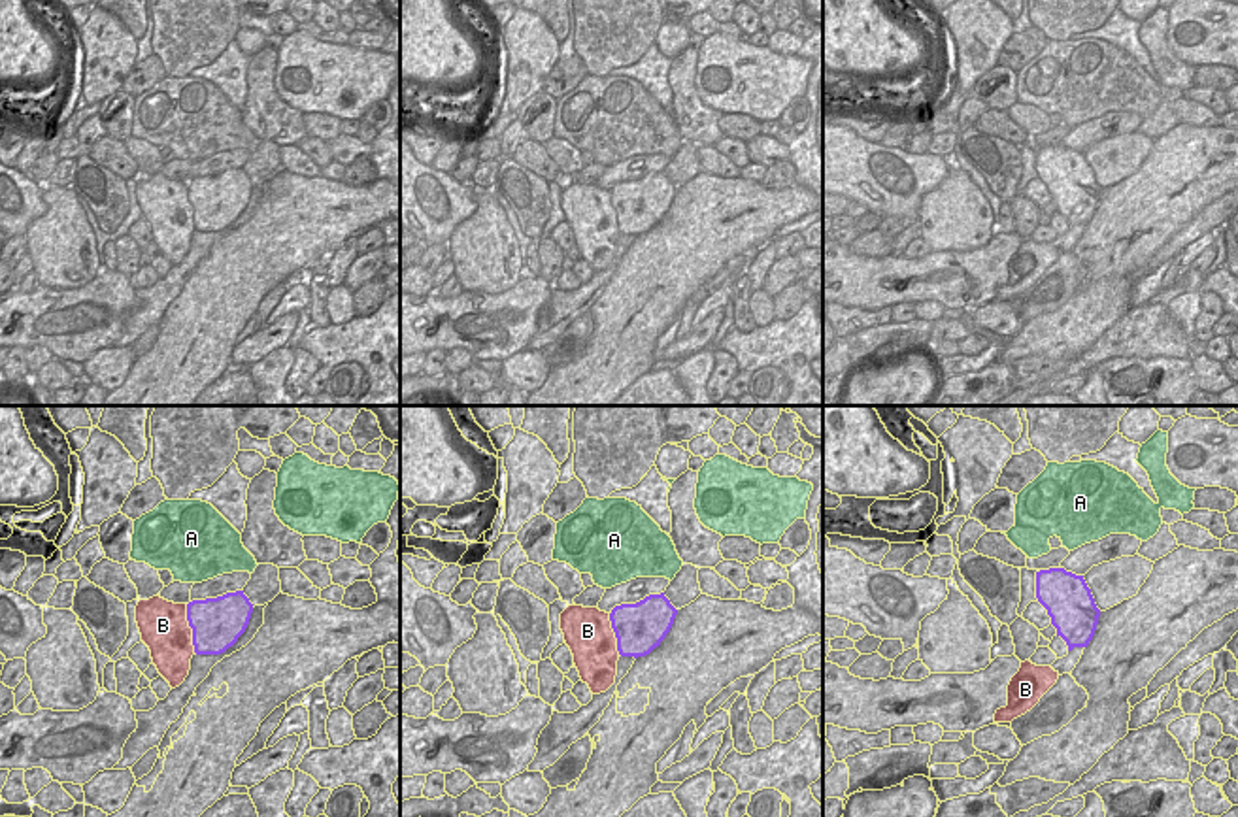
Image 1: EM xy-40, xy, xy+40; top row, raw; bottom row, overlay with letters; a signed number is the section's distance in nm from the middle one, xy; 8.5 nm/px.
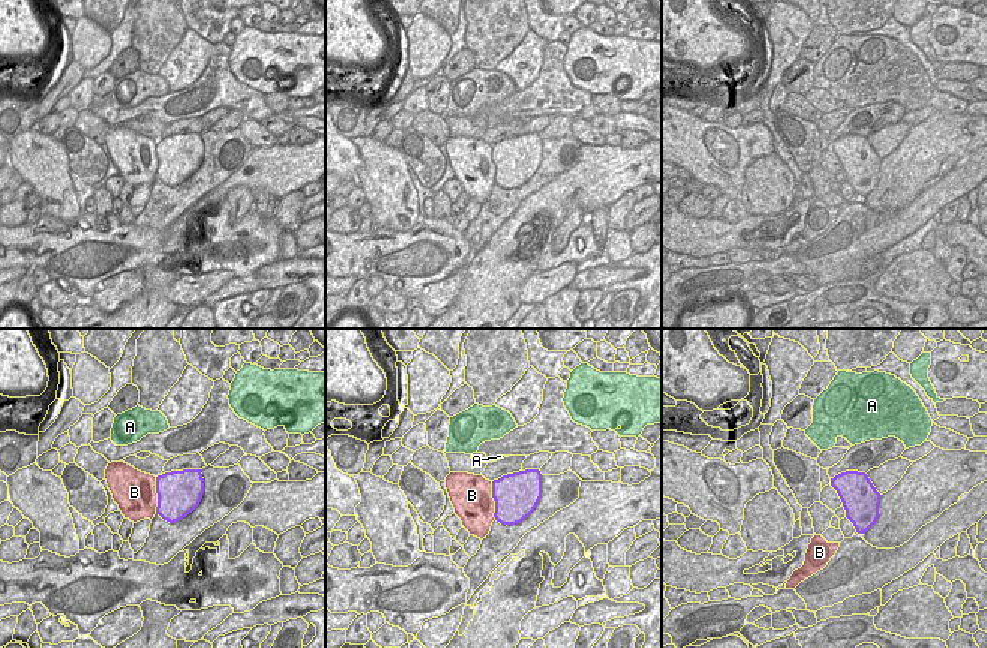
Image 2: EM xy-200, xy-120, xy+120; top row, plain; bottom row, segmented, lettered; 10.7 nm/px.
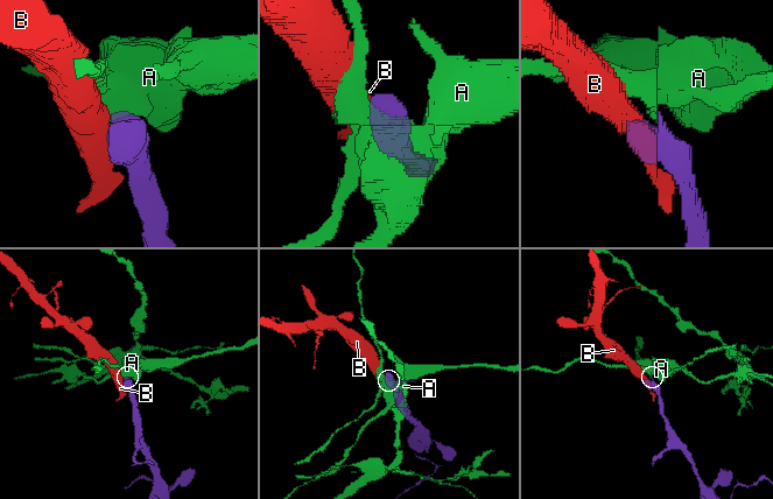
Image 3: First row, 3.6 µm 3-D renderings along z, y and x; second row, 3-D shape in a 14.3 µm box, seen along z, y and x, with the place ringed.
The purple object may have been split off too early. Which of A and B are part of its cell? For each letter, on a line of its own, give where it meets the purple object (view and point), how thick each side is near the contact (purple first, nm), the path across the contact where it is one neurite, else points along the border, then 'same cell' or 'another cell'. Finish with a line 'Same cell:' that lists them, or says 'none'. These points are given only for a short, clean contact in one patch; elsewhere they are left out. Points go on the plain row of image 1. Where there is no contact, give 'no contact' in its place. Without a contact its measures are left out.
A: no contact; another cell
B: meets purple in xy-40 at (191, 204); 440 nm thick on the purple side, 420 nm on the other; same cell
Same cell: B

